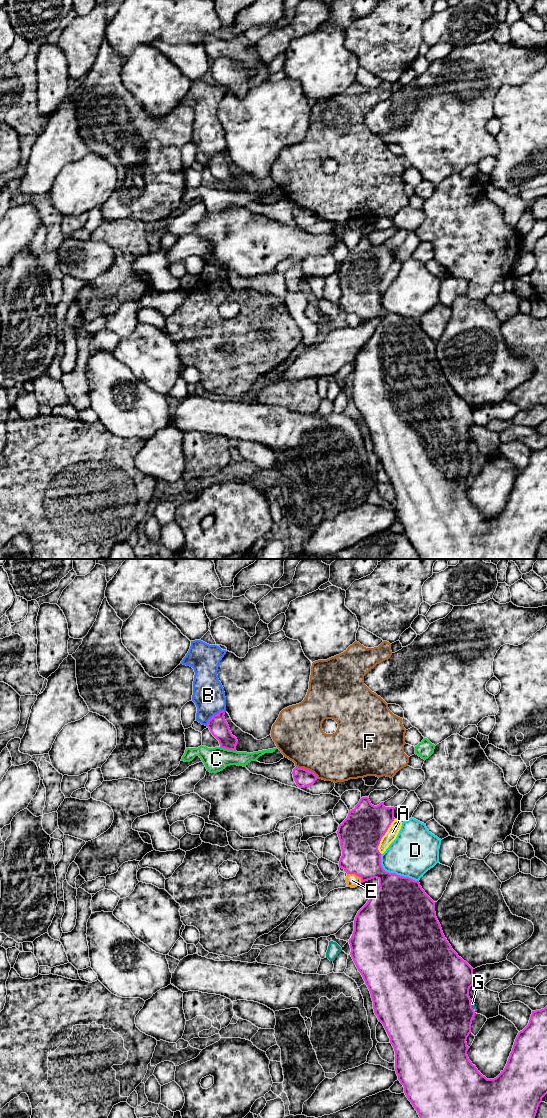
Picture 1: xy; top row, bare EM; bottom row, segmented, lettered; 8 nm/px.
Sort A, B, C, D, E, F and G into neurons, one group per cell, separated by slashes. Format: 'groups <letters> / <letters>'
groups A / B / C / D / E / F / G

